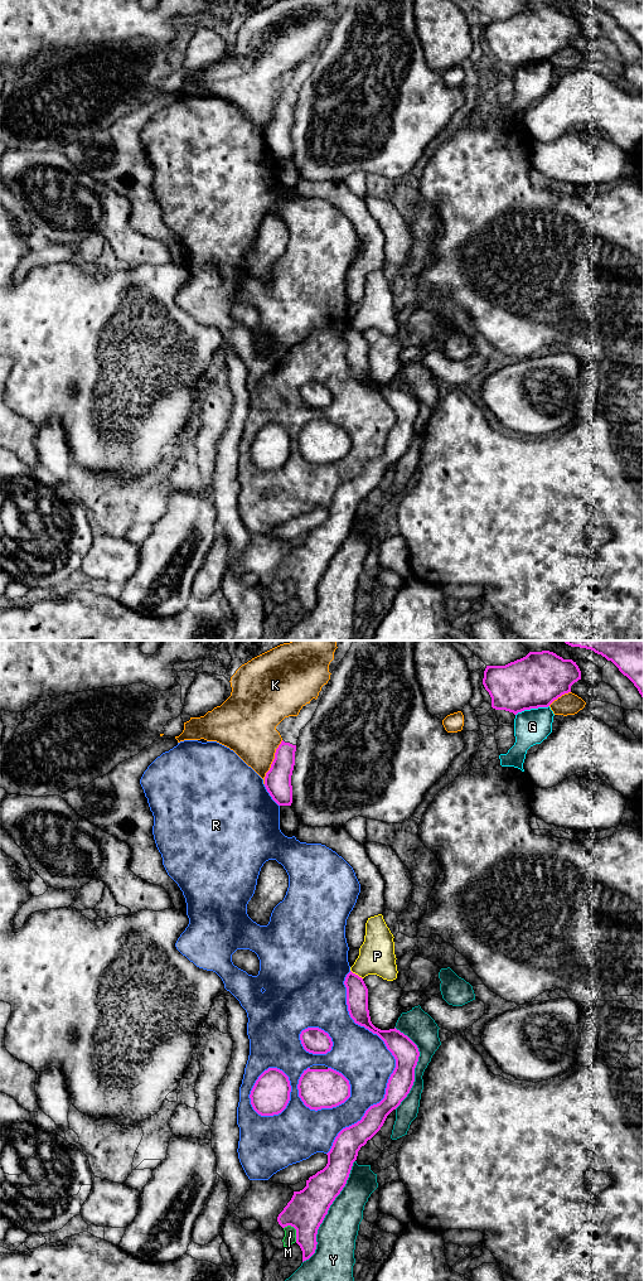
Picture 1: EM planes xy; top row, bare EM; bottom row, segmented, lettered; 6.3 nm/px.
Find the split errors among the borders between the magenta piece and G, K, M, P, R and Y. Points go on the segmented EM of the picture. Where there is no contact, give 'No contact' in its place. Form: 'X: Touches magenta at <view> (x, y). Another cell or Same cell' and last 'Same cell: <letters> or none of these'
G: Touches magenta at xy (532, 707). Another cell
K: Touches magenta at xy (272, 762). Another cell
M: Touches magenta at xy (296, 1231). Another cell
P: Touches magenta at xy (357, 975). Another cell
R: Touches magenta at xy (396, 1064). Another cell
Y: Touches magenta at xy (327, 1212). Another cell
Same cell: none of these

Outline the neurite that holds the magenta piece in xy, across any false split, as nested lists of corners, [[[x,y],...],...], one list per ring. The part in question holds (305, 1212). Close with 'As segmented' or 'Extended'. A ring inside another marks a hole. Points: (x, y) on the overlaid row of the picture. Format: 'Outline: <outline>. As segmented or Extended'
Outline: [[[350,971],[344,985],[350,1017],[384,1041],[396,1059],[396,1068],[388,1079],[384,1098],[371,1106],[360,1121],[338,1133],[326,1154],[326,1166],[310,1176],[302,1190],[294,1191],[291,1200],[277,1217],[282,1228],[291,1226],[296,1229],[296,1243],[302,1251],[302,1262],[315,1253],[318,1229],[330,1205],[345,1186],[358,1151],[381,1130],[387,1116],[410,1093],[420,1057],[417,1045],[407,1035],[396,1028],[381,1030],[372,1024],[368,988],[362,977]]]. As segmented

